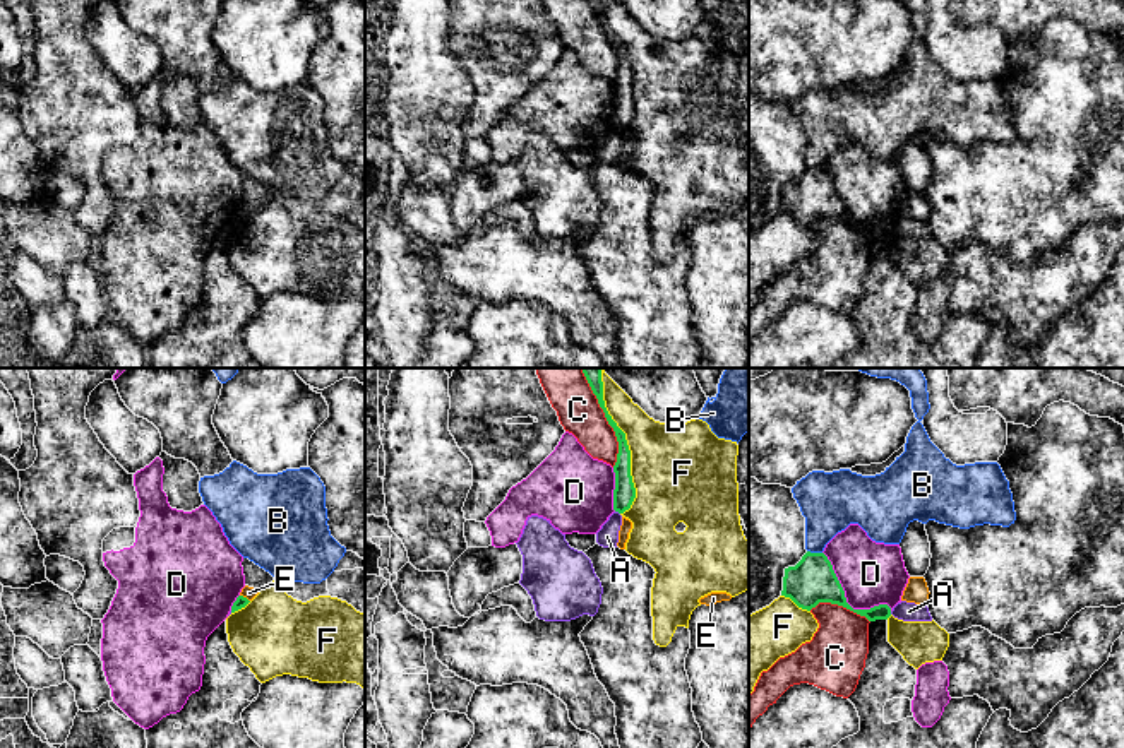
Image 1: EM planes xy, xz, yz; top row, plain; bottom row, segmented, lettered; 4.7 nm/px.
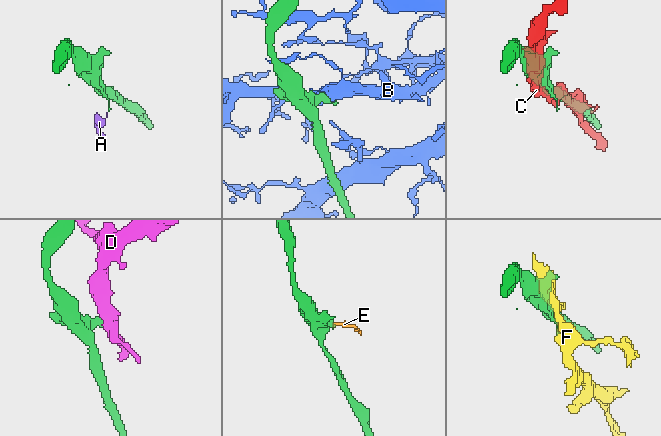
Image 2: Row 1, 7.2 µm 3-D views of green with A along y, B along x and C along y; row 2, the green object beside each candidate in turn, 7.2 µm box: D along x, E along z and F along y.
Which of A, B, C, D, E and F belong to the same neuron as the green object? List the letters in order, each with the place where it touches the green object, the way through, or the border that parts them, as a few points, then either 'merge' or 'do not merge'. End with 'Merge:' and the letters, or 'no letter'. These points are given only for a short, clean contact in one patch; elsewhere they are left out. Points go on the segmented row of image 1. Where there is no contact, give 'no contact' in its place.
A: xz (617, 510) | along xz (615, 510), (619, 514) | do not merge
B: yz (814, 553) | do not merge
C: xz (605, 416) | do not merge
D: yz (845, 599) | do not merge
E: xy (245, 598) | along xy (240, 594), (249, 601) | do not merge
F: xz (626, 442) | do not merge
Merge: no letter

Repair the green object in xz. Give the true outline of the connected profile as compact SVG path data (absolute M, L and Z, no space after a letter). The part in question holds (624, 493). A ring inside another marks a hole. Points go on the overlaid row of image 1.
M583 368L583 373L598 399L600 407L605 413L608 424L613 428L617 442L619 442L619 454L617 462L613 466L615 472L615 490L613 490L613 510L624 514L631 508L636 498L636 488L631 476L631 450L625 440L625 433L617 426L605 407L603 401L603 382L601 382L601 368Z

